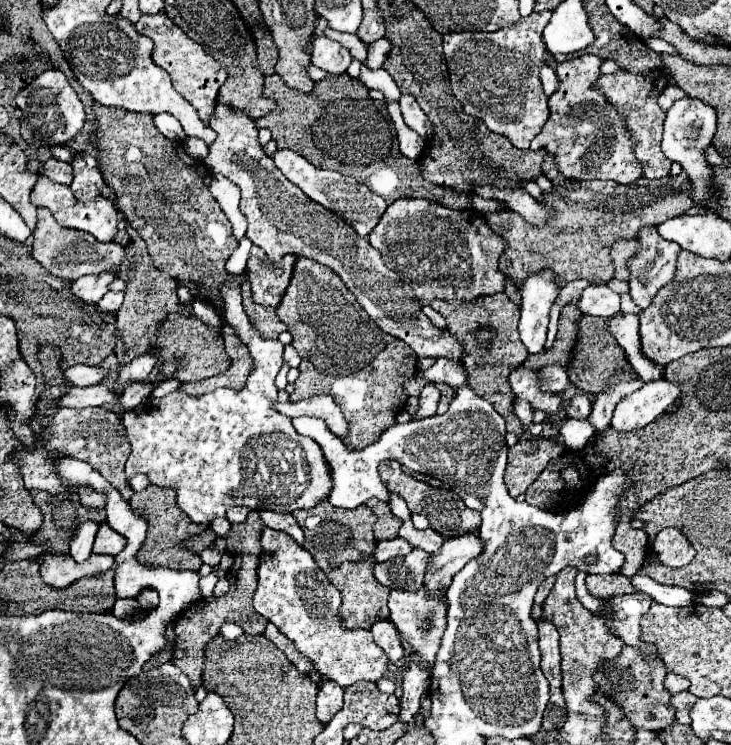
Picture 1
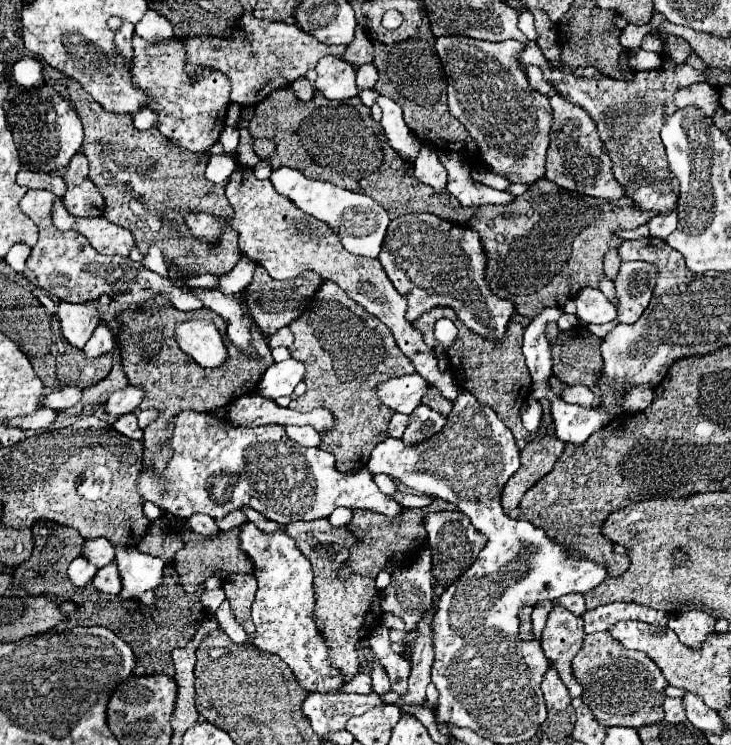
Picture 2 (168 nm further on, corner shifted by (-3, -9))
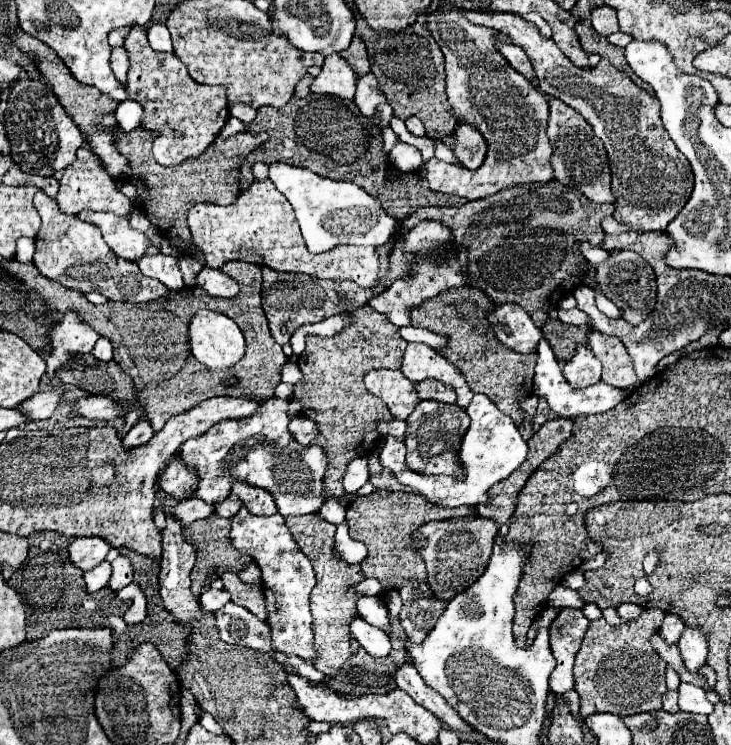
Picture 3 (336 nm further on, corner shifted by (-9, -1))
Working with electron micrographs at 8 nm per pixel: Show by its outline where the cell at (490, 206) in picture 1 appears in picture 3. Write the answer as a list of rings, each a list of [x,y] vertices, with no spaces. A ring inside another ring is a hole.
[[[349,3],[357,27],[355,27],[355,37],[361,37],[367,45],[367,55],[371,61],[371,71],[379,81],[381,93],[387,97],[391,103],[395,115],[399,119],[409,119],[409,117],[419,117],[425,125],[425,131],[433,139],[443,139],[455,129],[455,115],[451,111],[451,105],[447,103],[445,95],[445,71],[443,71],[443,53],[435,39],[431,37],[425,19],[417,17],[413,25],[409,25],[403,31],[391,31],[389,39],[385,33],[375,33],[375,29],[367,27],[363,17],[355,11],[355,7]]]

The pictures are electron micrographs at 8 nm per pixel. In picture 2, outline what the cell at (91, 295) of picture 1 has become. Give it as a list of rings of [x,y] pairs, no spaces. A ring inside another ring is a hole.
[[[89,301],[89,303],[59,303],[59,321],[61,321],[61,331],[63,337],[73,345],[83,349],[83,345],[89,341],[93,329],[99,325],[99,303]]]

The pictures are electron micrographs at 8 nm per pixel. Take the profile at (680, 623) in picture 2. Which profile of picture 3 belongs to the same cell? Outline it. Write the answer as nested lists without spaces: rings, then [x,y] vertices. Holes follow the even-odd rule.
[[[687,627],[681,641],[679,641],[679,651],[681,651],[685,667],[691,673],[697,673],[699,667],[705,663],[705,657],[707,657],[707,639],[705,639],[705,635],[699,633],[697,627]]]

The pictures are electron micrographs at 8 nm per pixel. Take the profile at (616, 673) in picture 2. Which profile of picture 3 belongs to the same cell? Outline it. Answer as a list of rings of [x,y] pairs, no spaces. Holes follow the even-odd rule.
[[[647,609],[623,625],[609,625],[605,619],[591,621],[575,659],[575,691],[581,697],[581,717],[589,713],[615,713],[619,717],[661,709],[667,663],[655,653],[649,637],[661,625],[665,613]]]

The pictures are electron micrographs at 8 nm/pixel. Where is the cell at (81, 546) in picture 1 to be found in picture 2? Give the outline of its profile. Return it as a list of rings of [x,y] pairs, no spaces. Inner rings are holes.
[[[75,557],[69,565],[69,579],[73,581],[73,585],[83,587],[85,583],[89,583],[93,579],[93,575],[97,573],[97,567],[89,561],[85,561],[85,557]]]

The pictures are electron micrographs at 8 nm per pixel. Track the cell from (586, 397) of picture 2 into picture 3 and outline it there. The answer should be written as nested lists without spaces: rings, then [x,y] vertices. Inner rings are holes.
[[[577,345],[575,355],[563,365],[563,377],[573,389],[583,389],[601,381],[601,363],[587,345]]]

